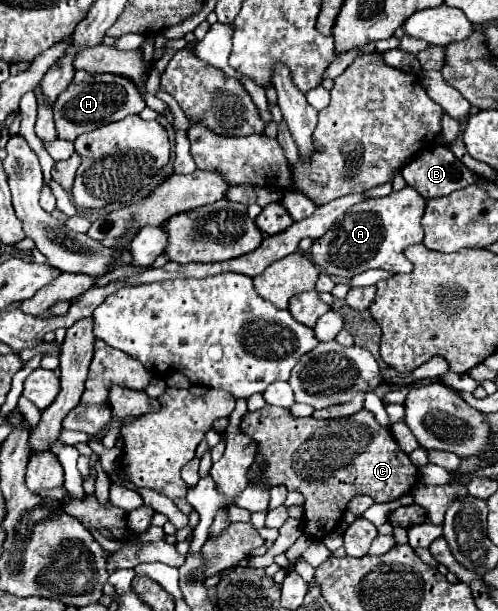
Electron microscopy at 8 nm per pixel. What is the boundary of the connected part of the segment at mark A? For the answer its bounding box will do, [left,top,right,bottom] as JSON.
[311,187,425,279]

